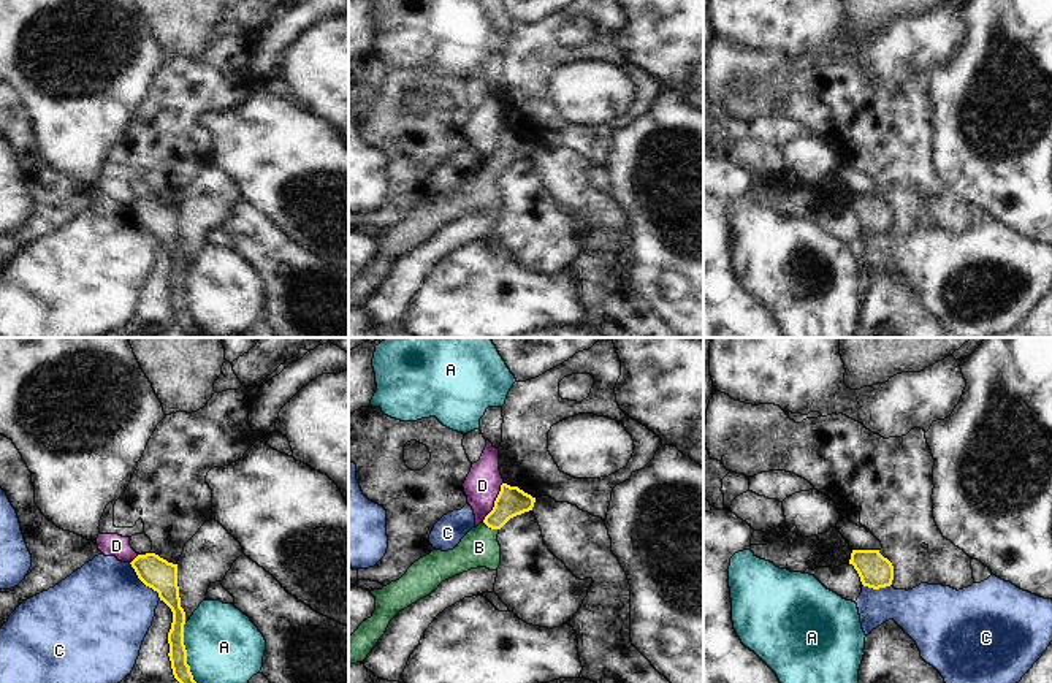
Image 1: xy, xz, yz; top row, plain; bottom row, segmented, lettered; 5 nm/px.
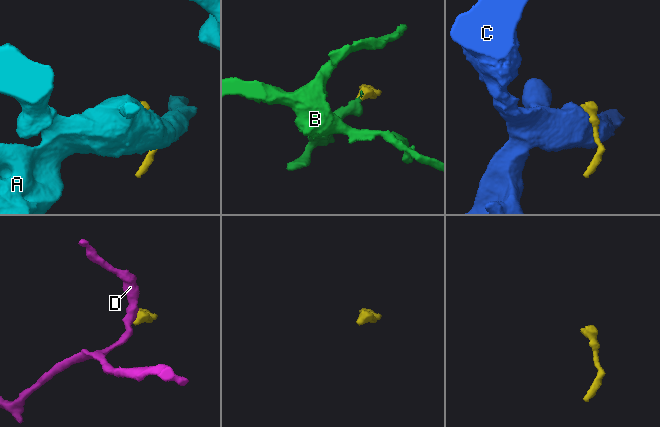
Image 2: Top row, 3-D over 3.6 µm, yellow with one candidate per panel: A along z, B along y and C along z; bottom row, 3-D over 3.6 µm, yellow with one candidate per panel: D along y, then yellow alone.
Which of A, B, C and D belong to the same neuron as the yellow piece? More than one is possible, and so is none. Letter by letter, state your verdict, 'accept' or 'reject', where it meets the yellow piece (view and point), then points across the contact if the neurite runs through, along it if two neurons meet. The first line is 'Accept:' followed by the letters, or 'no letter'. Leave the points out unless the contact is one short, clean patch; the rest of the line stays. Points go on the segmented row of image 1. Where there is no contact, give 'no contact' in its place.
Accept: B
A: reject; contact xy (186, 653); border xy (184, 623), (186, 663), (197, 682)
B: accept; contact xz (490, 526); way xz (510, 501), (490, 526), (479, 547)
C: reject; contact xy (144, 583); border xy (129, 563), (135, 574), (160, 599)
D: reject; contact xz (495, 501); border xz (503, 482), (493, 509), (482, 520)

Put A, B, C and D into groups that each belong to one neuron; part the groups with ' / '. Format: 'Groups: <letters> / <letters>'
Groups: A / B / C / D.

